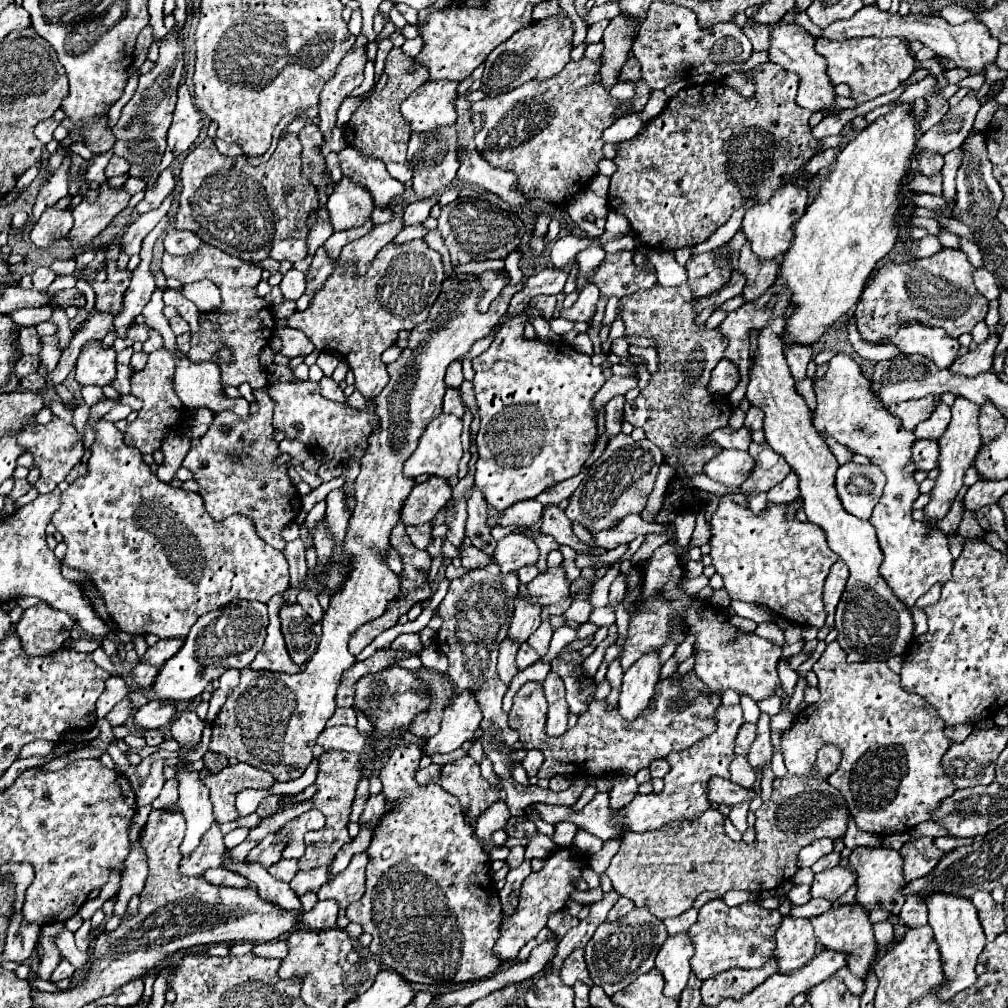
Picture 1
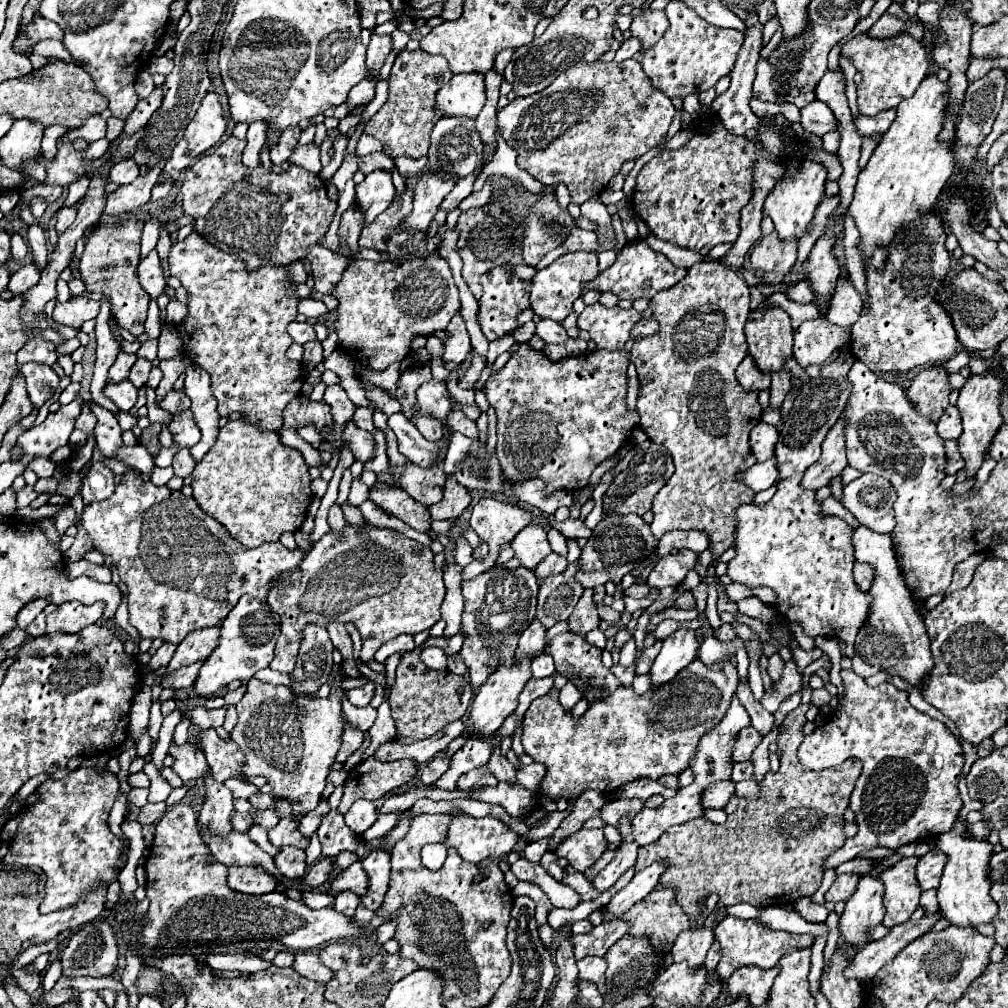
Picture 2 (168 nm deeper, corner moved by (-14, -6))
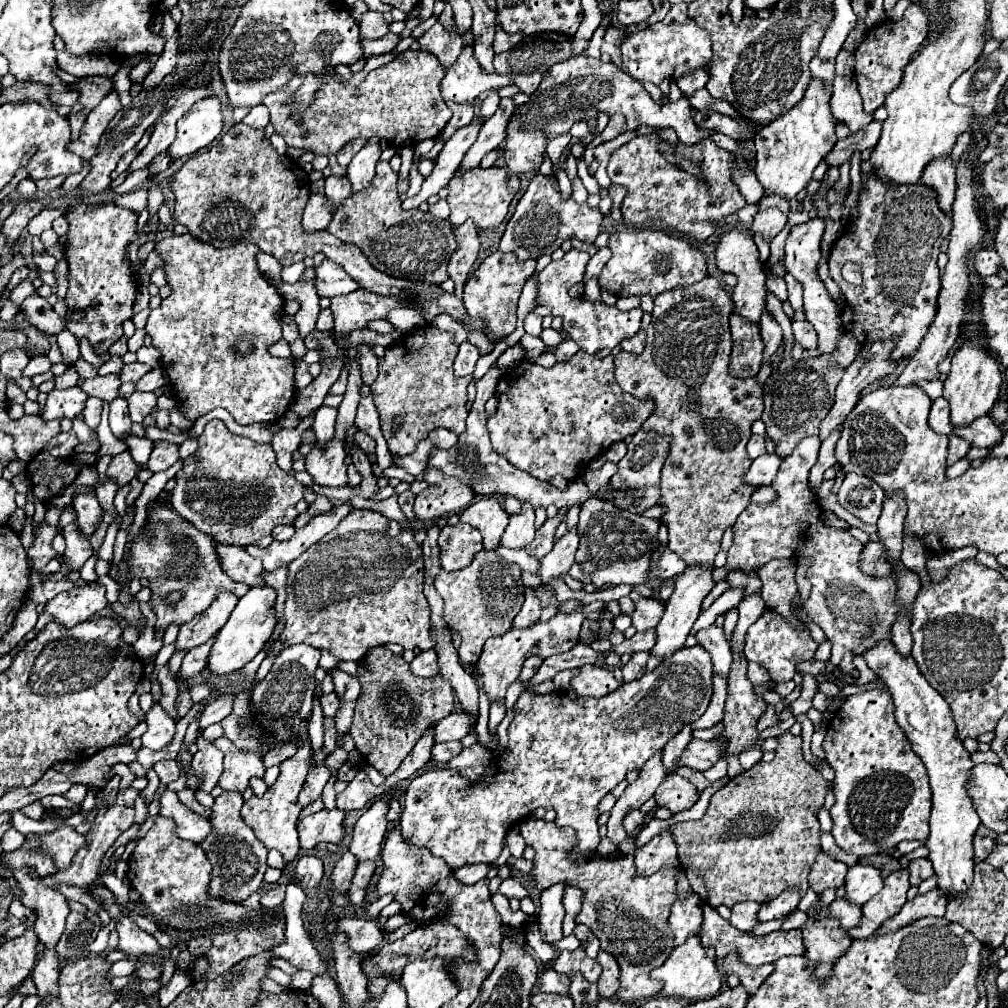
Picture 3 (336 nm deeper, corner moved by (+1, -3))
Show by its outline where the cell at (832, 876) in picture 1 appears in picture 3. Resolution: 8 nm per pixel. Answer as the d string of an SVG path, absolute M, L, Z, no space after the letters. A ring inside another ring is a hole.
M819 853L811 871L809 871L809 887L815 893L823 893L825 889L833 887L839 889L845 883L845 875L847 875L847 865L837 861L835 857L827 855L827 853Z

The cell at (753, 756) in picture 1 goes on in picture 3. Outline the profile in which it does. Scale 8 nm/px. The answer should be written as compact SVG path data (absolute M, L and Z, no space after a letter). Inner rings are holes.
M711 625L711 627L707 627L707 629L697 631L697 633L695 633L695 639L697 639L697 643L699 643L703 649L707 649L707 653L711 655L715 671L721 673L723 677L727 677L733 659L731 659L731 645L725 641L723 629L717 627L717 625Z

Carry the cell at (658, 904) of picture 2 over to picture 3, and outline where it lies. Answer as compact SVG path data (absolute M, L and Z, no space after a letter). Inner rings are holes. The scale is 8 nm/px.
M527 819L521 825L521 835L527 841L527 845L531 845L535 849L535 857L533 857L533 873L531 879L535 883L535 887L543 891L553 884L565 883L571 887L579 887L583 891L583 907L575 917L575 923L583 923L591 929L591 933L601 941L601 949L611 953L617 963L619 963L619 971L621 971L621 991L617 993L617 997L621 1001L627 1003L637 1003L643 999L651 999L657 997L663 989L661 981L653 981L649 977L649 973L657 967L661 967L665 963L665 959L671 955L673 947L675 947L675 939L673 933L669 931L667 919L669 919L669 909L673 905L673 901L677 899L677 889L675 889L675 867L673 865L663 865L657 873L653 875L637 875L635 871L635 855L621 855L615 853L607 859L601 859L597 853L589 855L589 857L579 857L579 859L571 859L571 851L577 845L577 835L573 829L565 829L565 827L557 827L555 823L547 823L543 819Z

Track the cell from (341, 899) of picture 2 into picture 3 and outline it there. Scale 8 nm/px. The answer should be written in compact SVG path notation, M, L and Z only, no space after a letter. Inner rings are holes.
M345 851L343 855L341 855L341 859L337 861L337 865L335 865L335 869L333 869L333 875L331 875L331 879L329 879L329 883L331 883L331 889L333 889L333 893L343 893L345 889L349 889L349 885L351 885L351 879L353 879L353 873L355 873L355 869L357 869L357 857L351 853L351 851Z

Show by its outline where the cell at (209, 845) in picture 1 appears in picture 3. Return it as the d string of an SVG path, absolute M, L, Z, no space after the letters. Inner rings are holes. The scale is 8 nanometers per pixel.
M201 733L195 739L197 743L197 753L193 755L193 769L197 771L197 775L201 775L203 785L201 791L211 793L211 789L217 785L219 775L221 775L221 767L223 767L223 753L211 743L207 741Z

